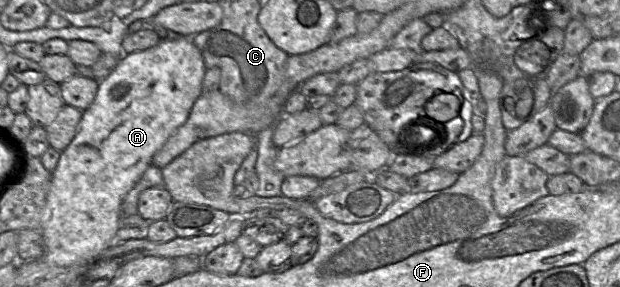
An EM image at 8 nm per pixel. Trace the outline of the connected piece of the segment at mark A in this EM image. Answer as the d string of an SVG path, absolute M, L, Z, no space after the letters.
M182 36L173 41L160 40L157 45L146 50L121 55L113 72L98 82L97 94L91 105L82 111L82 118L75 137L61 152L56 168L51 173L51 181L42 213L40 228L44 238L44 254L37 260L42 260L49 265L55 266L93 265L96 263L100 253L116 241L116 235L119 229L120 205L124 197L141 179L148 166L152 164L153 156L162 148L168 138L188 119L194 103L203 92L202 82L205 71L206 68L202 54L192 42L191 37Z

